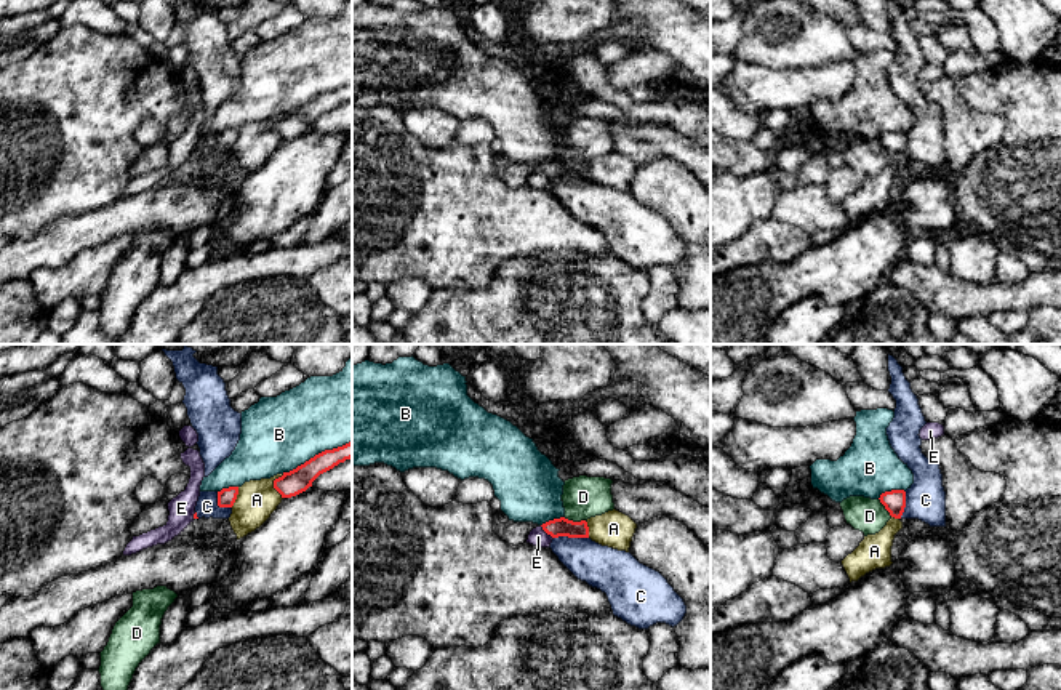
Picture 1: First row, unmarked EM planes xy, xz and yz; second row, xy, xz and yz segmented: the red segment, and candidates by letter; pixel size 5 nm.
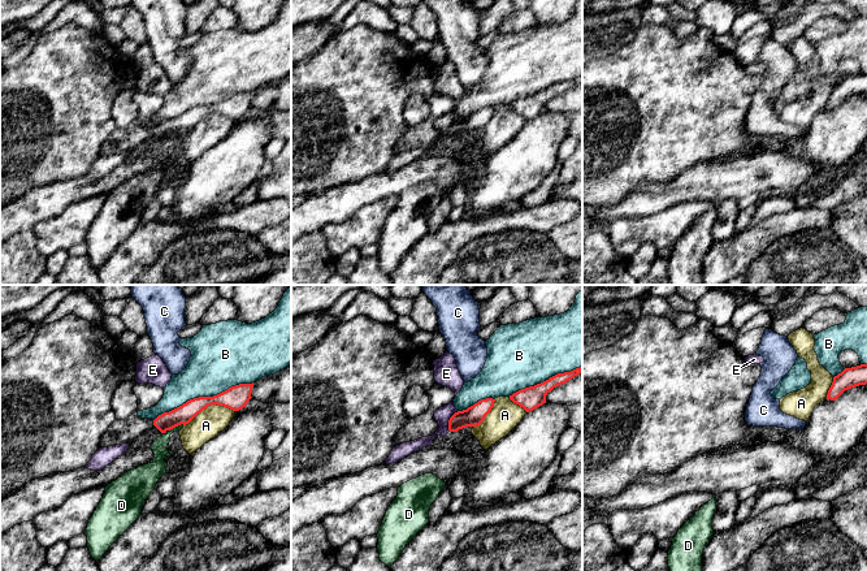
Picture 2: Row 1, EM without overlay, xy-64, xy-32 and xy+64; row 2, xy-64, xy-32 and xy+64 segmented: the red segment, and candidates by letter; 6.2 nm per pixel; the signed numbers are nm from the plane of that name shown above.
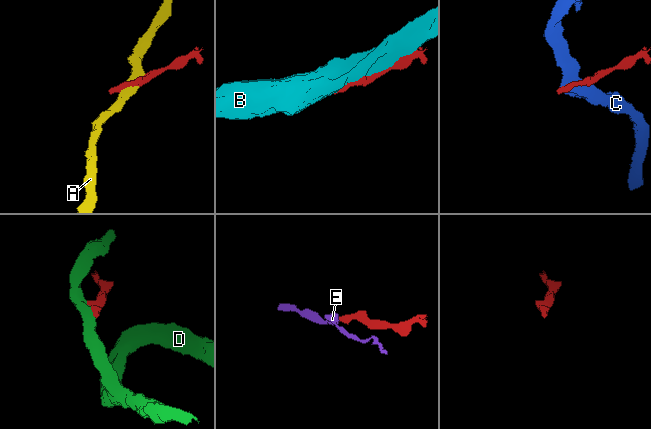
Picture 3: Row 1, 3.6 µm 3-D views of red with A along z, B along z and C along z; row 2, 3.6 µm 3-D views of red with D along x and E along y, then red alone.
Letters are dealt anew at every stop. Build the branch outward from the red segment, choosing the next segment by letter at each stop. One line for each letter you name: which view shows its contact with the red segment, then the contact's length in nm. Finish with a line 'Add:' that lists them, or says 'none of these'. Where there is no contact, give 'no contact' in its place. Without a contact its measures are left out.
Add: none of these

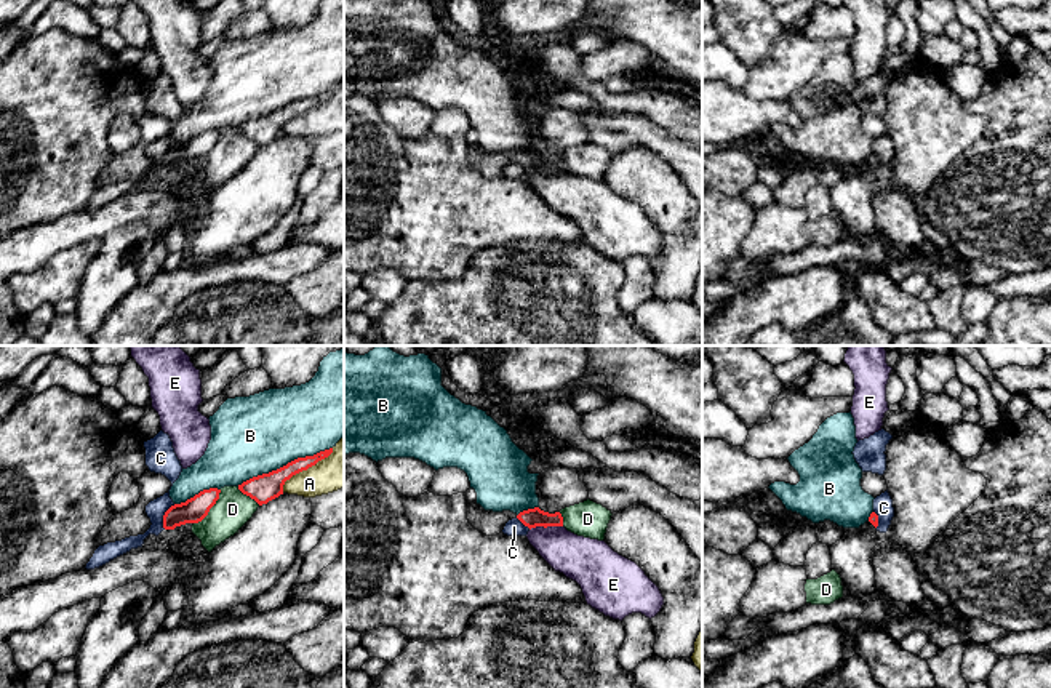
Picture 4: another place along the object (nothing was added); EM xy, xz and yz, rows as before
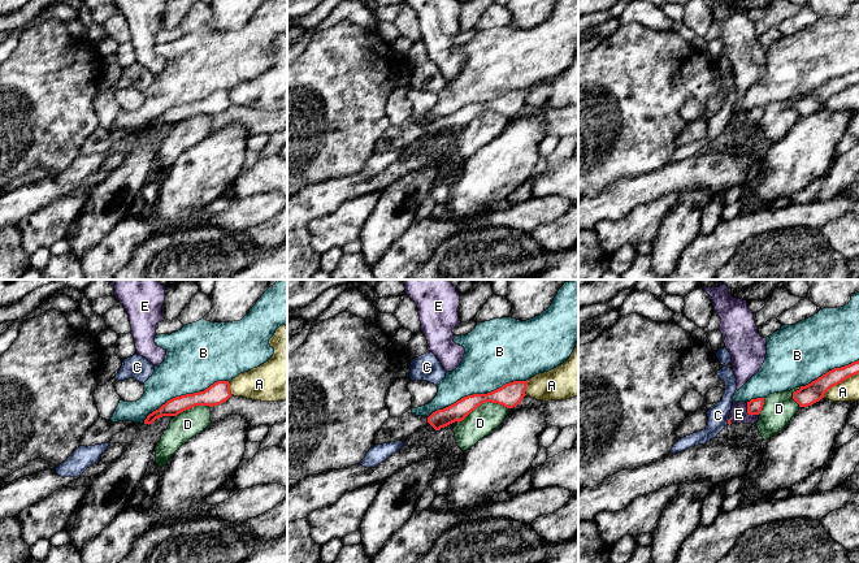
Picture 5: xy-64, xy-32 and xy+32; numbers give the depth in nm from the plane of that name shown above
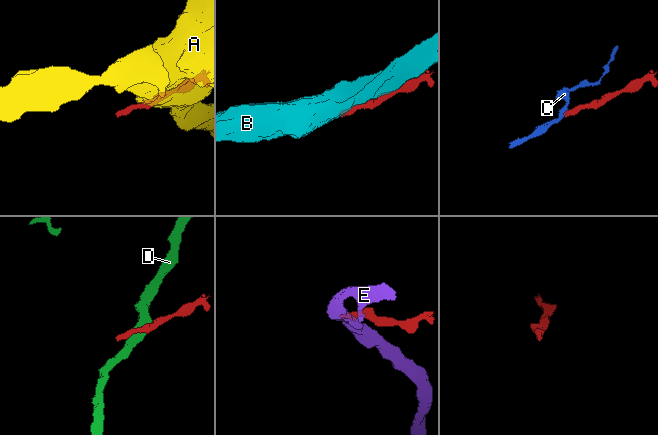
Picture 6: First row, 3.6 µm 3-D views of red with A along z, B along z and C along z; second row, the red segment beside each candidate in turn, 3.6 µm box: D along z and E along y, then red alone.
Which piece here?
Add: none of these

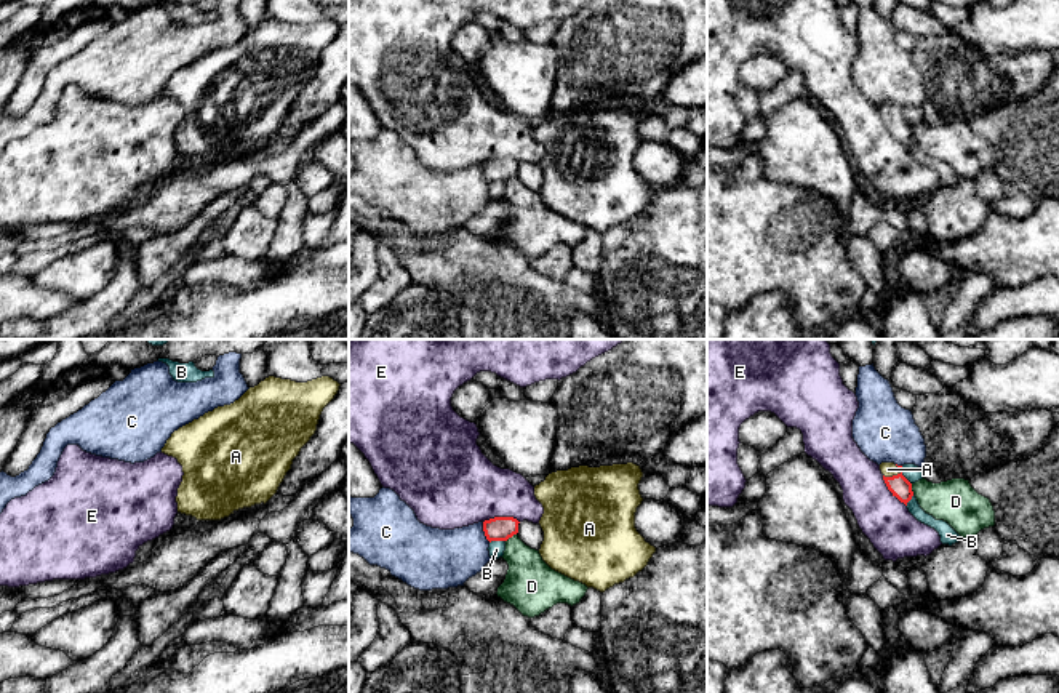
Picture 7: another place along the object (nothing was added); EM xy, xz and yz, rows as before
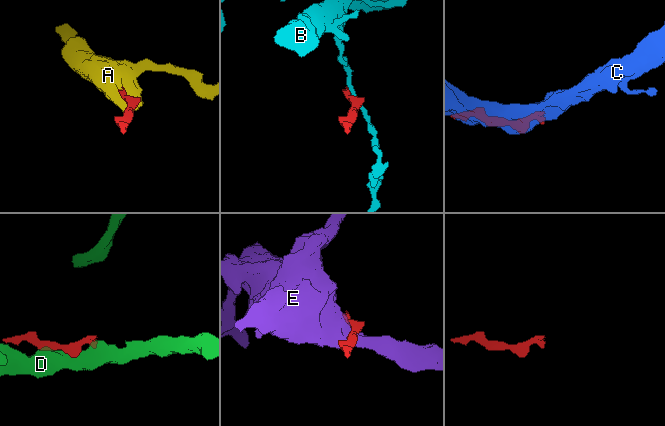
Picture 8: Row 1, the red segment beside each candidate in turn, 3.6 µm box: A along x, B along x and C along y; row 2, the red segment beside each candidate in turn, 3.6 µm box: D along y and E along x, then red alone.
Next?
A: contact in yz; length 100 nm
Add: A

